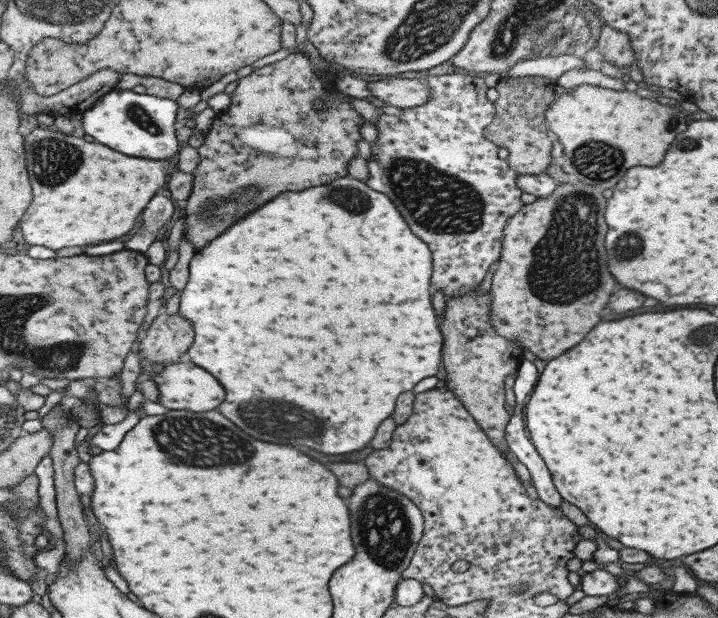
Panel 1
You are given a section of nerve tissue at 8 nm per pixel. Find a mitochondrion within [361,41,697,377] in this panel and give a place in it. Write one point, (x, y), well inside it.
(566, 266)

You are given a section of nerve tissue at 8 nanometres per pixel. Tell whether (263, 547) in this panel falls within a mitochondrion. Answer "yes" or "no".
no

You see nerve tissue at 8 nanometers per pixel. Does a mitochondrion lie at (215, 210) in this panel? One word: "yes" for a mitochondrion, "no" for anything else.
yes

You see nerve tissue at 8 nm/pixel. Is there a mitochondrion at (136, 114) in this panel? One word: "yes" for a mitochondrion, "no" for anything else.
yes

